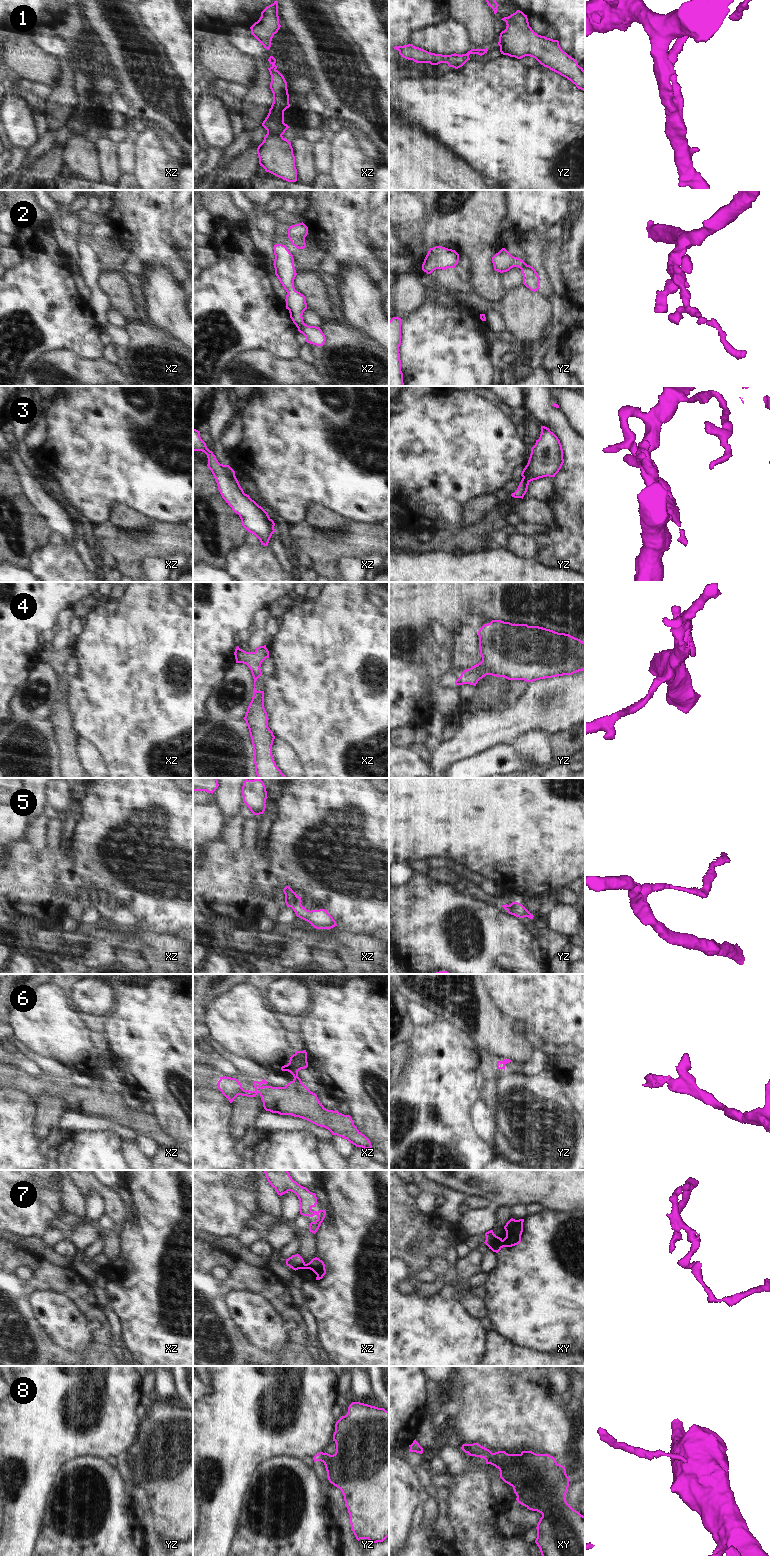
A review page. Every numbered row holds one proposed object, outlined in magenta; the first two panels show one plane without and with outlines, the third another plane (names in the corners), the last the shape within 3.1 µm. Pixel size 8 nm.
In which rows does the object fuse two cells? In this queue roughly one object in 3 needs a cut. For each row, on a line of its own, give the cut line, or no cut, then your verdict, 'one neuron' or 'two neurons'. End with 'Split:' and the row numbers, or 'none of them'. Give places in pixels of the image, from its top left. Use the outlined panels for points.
1: no cut; one neuron
2: cut in xz along (303, 322), (297, 327); two neurons
3: cut in yz along (523, 477), (529, 481); two neurons
4: no cut; one neuron
5: no cut; one neuron
6: no cut; one neuron
7: cut in xy along (502, 1240), (500, 1247); two neurons
8: cut in yz along (324, 1453), (322, 1461); two neurons
Split: 2, 3, 7, 8

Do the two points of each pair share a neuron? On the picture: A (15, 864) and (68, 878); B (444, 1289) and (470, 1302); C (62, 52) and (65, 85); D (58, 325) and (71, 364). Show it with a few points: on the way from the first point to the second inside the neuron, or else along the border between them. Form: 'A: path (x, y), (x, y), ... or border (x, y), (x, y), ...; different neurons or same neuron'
A: path (28, 877), (55, 878); same neuron
B: path (450, 1290), (458, 1290), (464, 1296); same neuron
C: border (59, 58), (64, 59), (71, 69); different neurons
D: border (44, 353), (50, 350), (70, 350), (89, 359); different neurons

